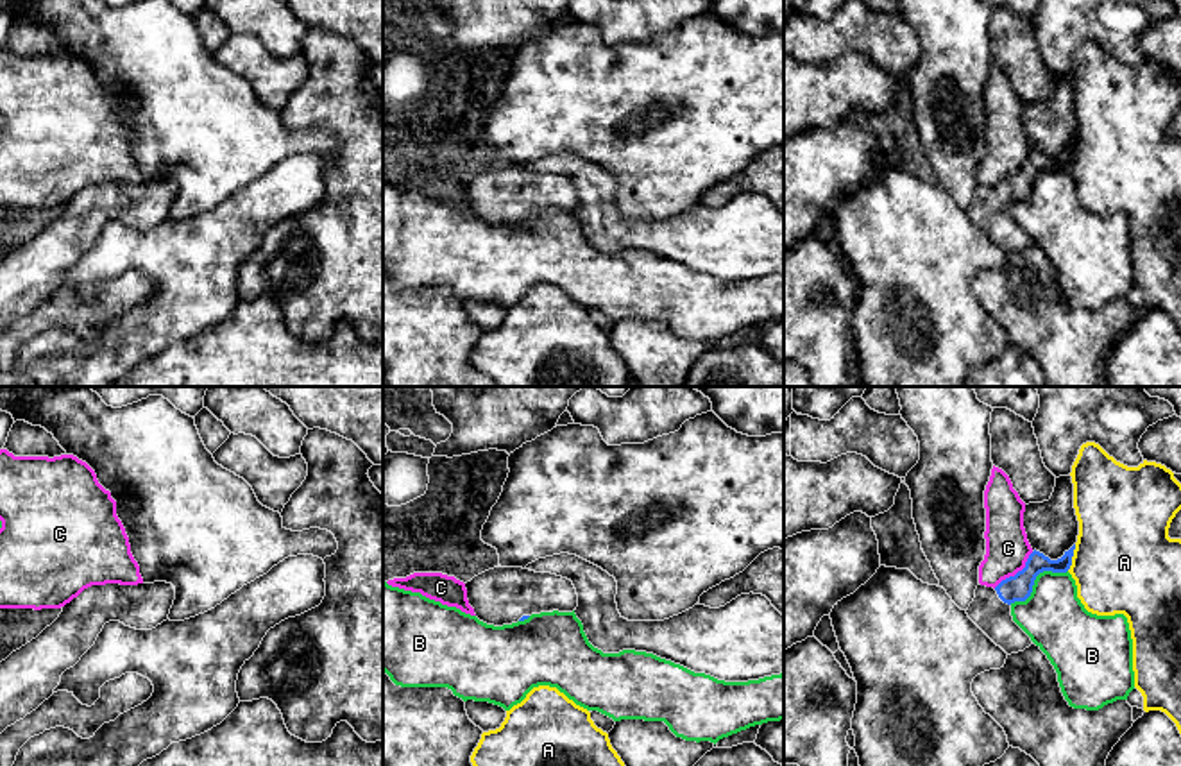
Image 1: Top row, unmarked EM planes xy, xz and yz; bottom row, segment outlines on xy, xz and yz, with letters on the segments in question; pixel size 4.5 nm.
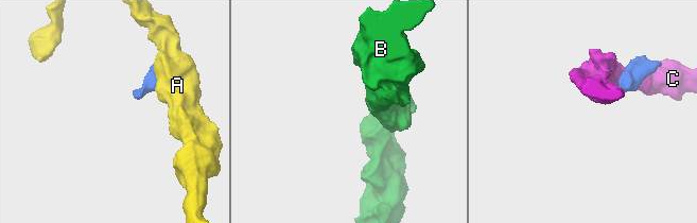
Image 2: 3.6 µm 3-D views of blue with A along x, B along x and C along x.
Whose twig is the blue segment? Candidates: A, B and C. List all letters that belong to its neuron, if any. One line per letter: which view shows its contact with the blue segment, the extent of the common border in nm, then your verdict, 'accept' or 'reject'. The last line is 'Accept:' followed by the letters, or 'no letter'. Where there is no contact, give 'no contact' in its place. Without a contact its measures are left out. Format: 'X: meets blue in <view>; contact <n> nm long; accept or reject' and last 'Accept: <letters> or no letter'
A: meets blue in yz; contact 130 nm long; reject
B: meets blue in yz; contact 300 nm long; reject
C: meets blue in yz; contact 240 nm long; reject
Accept: no letter

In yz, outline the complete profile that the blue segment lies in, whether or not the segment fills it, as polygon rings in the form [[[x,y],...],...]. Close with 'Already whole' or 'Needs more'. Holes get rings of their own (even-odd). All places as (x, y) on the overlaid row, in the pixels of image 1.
[[[1075,544],[1058,560],[1050,560],[1034,549],[1025,567],[1015,576],[1002,580],[995,589],[979,583],[975,598],[966,610],[968,617],[1007,655],[1024,651],[1032,641],[1013,621],[1011,605],[1025,601],[1031,596],[1040,573],[1066,573],[1072,566],[1074,549]]]. Needs more

